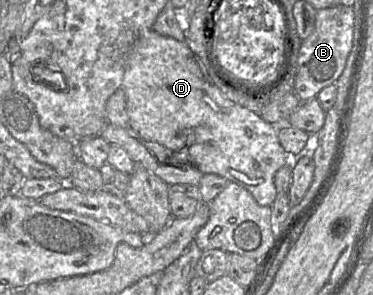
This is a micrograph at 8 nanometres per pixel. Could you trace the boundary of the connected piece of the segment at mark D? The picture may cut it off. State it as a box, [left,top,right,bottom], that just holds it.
[121,30,289,206]

